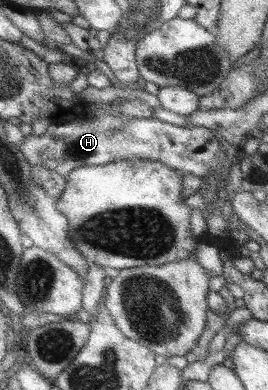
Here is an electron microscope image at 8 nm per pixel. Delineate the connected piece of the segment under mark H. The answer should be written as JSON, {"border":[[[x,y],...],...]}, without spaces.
{"border":[[[103,114],[87,122],[52,124],[40,136],[26,136],[19,149],[32,166],[38,165],[46,170],[54,170],[54,173],[64,178],[79,166],[98,166],[112,160],[136,157],[161,162],[172,170],[177,170],[181,176],[196,176],[196,178],[205,179],[206,176],[214,174],[224,182],[224,186],[228,185],[229,172],[225,162],[226,157],[220,150],[220,140],[213,135],[211,130],[197,126],[181,127],[155,118],[114,118],[109,114]]]}

